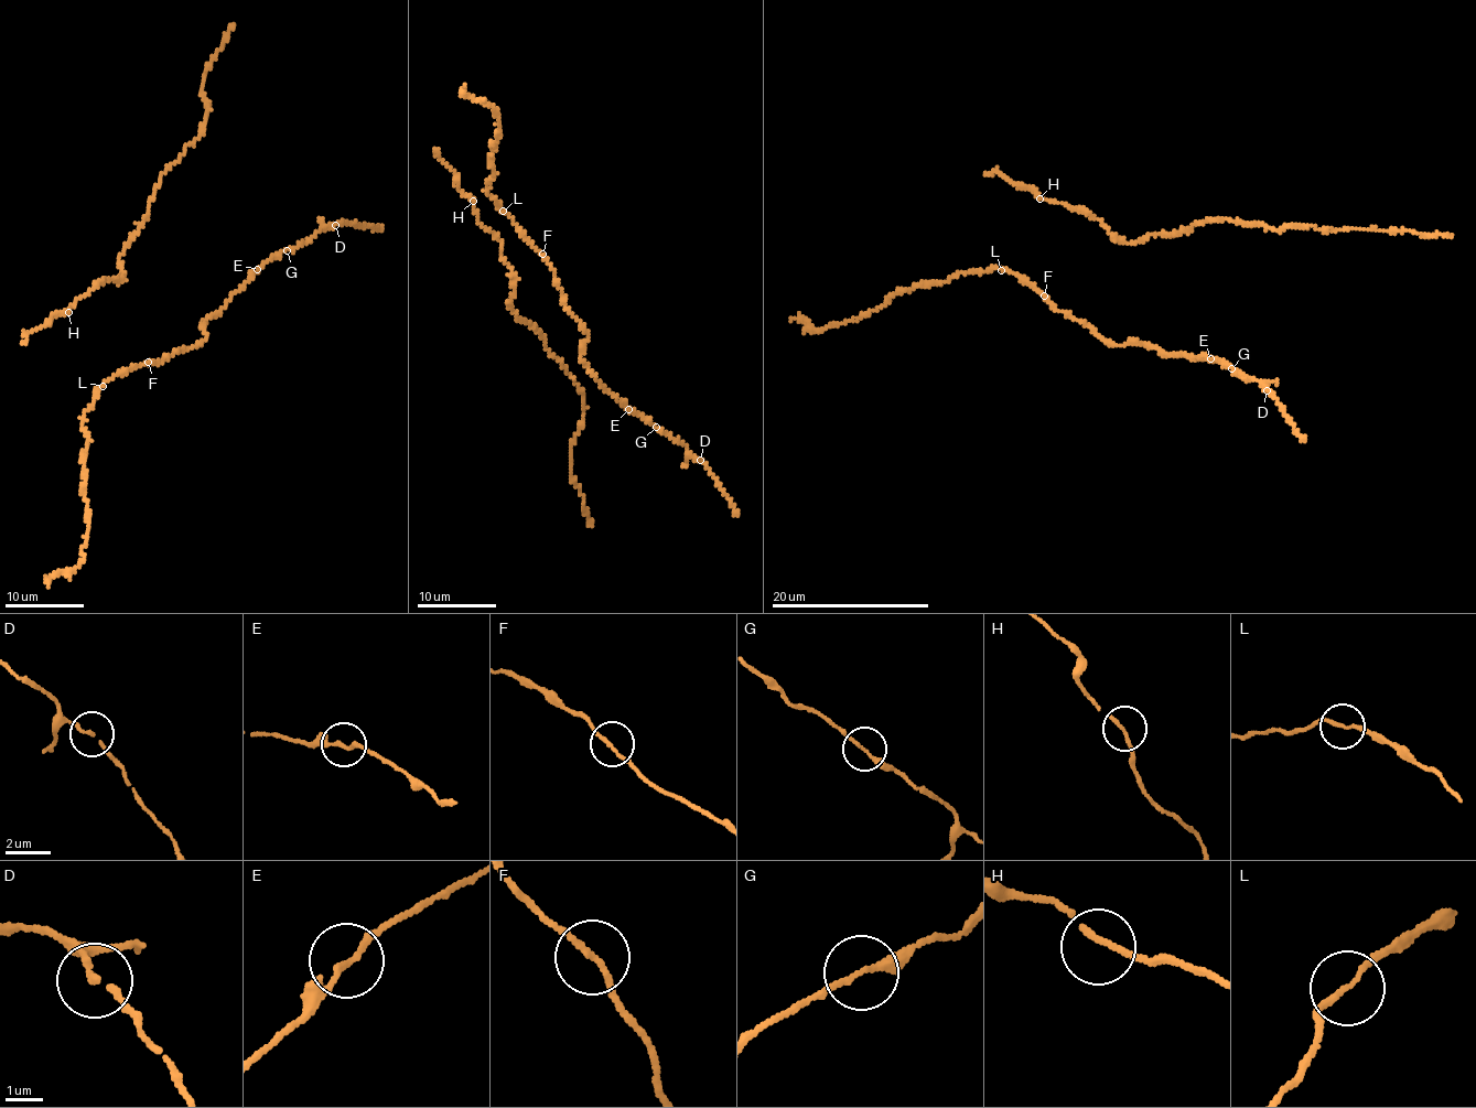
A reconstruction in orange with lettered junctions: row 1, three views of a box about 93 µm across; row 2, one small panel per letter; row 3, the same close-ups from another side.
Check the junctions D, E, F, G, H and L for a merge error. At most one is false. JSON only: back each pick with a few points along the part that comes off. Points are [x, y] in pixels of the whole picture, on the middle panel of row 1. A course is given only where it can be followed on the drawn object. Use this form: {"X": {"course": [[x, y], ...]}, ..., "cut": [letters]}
{"cut": []}

